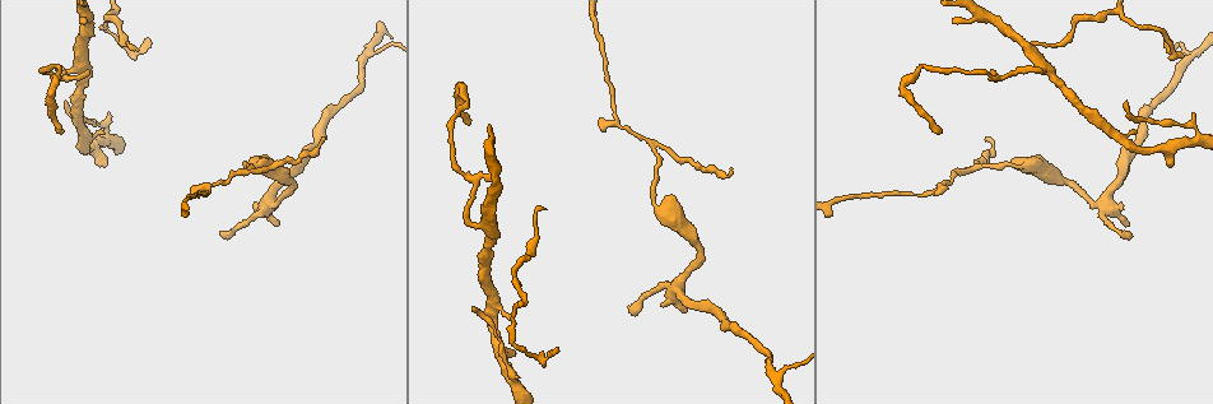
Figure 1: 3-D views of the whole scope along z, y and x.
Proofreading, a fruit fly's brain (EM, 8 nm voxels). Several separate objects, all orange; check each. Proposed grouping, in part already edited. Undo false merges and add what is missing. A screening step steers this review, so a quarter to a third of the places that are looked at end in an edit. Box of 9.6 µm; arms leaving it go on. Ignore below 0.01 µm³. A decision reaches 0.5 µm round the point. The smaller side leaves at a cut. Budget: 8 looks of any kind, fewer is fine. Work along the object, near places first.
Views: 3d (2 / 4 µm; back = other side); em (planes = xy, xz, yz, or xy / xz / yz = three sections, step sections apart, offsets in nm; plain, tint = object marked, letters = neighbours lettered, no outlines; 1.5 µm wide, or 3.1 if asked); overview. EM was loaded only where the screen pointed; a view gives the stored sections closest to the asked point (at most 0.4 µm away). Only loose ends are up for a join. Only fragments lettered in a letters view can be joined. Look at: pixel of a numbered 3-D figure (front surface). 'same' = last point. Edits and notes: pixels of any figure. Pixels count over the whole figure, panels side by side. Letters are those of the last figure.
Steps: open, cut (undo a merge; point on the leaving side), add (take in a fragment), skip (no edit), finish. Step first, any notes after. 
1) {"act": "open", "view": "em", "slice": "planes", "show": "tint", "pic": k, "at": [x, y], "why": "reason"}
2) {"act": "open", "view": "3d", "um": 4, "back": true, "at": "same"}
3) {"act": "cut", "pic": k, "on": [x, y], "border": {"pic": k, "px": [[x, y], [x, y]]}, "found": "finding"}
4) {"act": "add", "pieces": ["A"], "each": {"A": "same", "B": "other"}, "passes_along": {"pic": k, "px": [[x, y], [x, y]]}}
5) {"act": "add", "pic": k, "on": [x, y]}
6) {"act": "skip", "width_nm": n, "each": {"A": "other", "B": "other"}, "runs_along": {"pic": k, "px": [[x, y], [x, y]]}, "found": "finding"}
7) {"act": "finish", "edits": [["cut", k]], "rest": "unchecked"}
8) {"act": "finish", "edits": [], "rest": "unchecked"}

{"act": "open", "view": "3d", "um": 2, "pic": 1, "at": [508, 316], "why": "free end"}

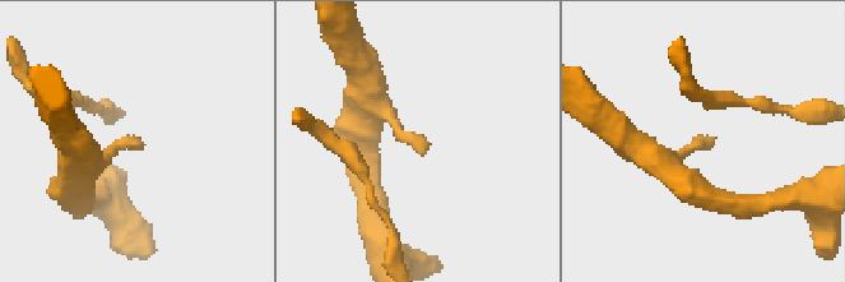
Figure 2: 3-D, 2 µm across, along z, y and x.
{"act": "open", "view": "em", "slice": "xy", "step": 4, "show": "letters", "pic": 2, "at": [140, 149]}

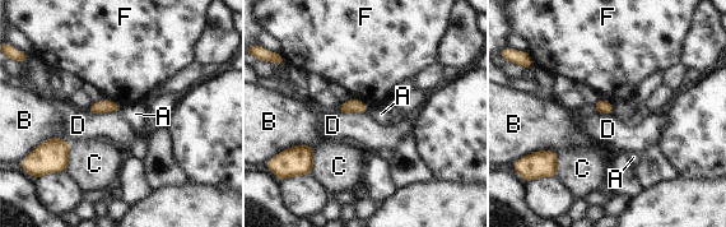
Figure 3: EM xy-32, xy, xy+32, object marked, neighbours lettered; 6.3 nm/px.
{"act": "skip", "longest_contact_nm": ["D", 220], "each": {"A": "other", "B": "other", "C": "other", "D": "other", "F": "other"}, "found": "no lettered fragment goes on from it"}

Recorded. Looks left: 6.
{"act": "open", "view": "em", "slice": "xy", "step": 4, "show": "tint", "pic": 1, "at": [137, 48], "why": "thin end"}

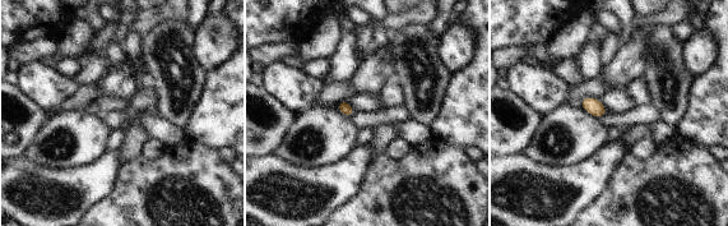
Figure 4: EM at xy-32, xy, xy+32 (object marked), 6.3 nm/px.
{"act": "open", "view": "em", "slice": "planes", "show": "letters", "at": "same"}

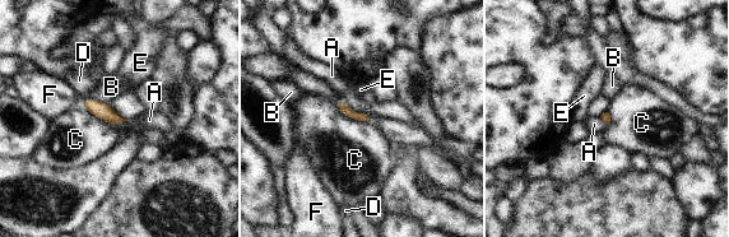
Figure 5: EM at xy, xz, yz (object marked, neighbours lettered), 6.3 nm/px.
{"act": "skip", "longest_contact_nm": ["C", 220], "each": {"A": "other", "B": "other", "C": "other", "D": "other", "E": "other", "F": "other"}, "found": "none of them fits"}

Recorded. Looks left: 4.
{"act": "open", "view": "em", "slice": "yz", "step": 8, "show": "tint", "pic": 1, "at": [149, 38], "why": "long arm stops here"}

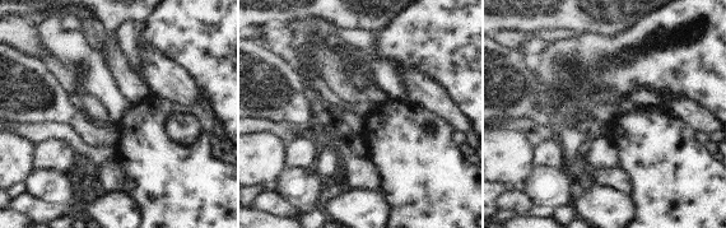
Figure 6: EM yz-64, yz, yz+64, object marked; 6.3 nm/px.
{"act": "open", "view": "em", "slice": "planes", "show": "tint", "at": "same", "why": "another direction"}

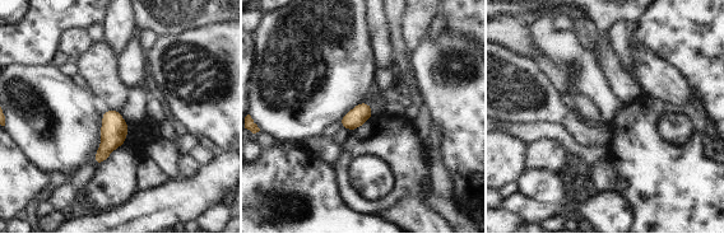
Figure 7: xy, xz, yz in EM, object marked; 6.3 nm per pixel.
{"act": "open", "view": "em", "slice": "planes", "show": "letters", "at": "same"}

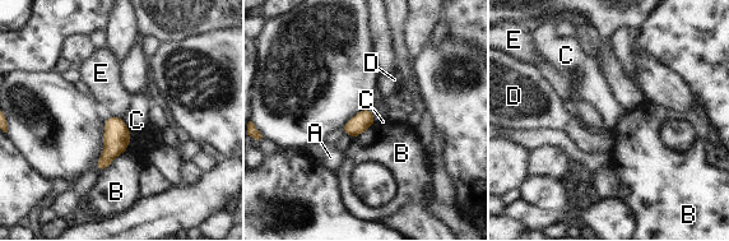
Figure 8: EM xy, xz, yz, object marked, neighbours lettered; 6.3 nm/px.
{"act": "skip", "width_nm": 120, "each": {"A": "other", "B": "other", "C": "other", "D": "other", "E": "other"}, "border": {"pic": 8, "px": [[111, 115], [122, 119]]}, "found": "no lettered fragment goes on from it"}

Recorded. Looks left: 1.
{"act": "finish", "edits": [], "rest": "unchecked"}

